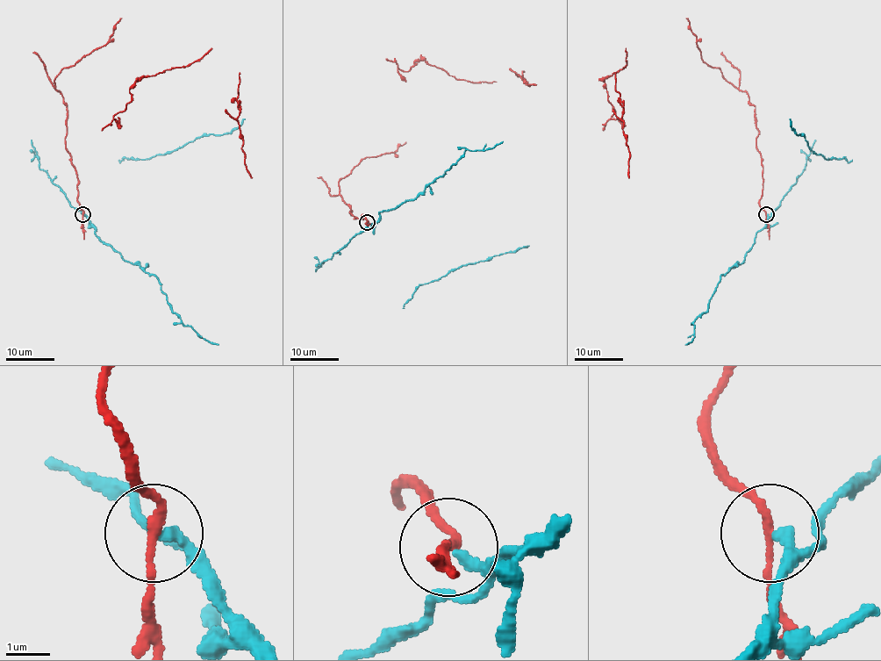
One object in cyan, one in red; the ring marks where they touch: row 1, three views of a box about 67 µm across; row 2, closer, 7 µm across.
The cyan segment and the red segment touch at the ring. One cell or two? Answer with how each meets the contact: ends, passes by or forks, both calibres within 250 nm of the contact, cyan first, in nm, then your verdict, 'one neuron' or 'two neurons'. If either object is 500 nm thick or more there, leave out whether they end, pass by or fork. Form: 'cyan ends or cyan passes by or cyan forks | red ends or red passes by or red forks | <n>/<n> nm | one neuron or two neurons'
cyan ends | red passes by | 240/170 nm | two neurons

